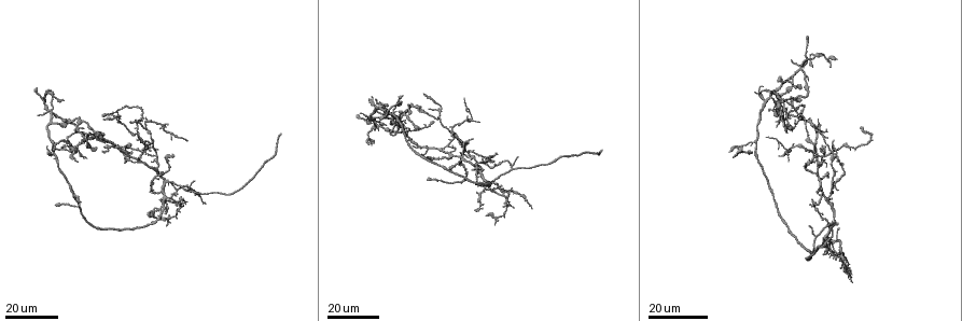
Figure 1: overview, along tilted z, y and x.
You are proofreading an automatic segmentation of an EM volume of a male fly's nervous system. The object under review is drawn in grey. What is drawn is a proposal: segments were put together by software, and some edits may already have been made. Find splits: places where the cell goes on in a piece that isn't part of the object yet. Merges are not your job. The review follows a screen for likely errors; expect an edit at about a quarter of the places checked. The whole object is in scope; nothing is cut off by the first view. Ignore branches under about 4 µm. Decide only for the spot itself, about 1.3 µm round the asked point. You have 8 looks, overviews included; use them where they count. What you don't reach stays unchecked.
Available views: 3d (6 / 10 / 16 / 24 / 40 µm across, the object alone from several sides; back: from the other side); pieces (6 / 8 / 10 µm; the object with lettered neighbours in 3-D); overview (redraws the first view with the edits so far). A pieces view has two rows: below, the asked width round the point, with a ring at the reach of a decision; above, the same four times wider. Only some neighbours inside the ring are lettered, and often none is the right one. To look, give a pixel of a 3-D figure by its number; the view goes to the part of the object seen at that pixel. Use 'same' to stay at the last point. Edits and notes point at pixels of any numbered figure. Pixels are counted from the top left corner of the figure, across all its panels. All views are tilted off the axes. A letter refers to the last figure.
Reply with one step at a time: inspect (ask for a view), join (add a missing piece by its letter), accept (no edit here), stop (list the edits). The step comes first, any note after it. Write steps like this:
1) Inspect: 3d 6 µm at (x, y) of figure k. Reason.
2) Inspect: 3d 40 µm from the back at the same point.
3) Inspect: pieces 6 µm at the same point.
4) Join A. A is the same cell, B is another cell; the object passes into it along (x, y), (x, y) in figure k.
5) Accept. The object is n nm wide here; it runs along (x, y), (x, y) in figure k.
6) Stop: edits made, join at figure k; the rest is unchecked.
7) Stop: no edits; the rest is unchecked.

Inspect: 3d 16 µm at (114, 143) of figure 1. Tapers out.

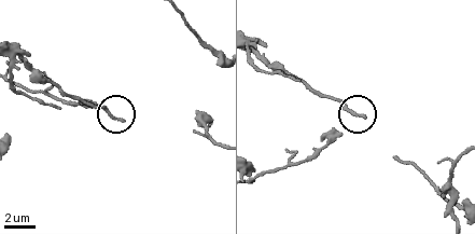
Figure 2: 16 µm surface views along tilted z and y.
Inspect: pieces 10 µm at (366, 117) of figure 2. See the neighbours.

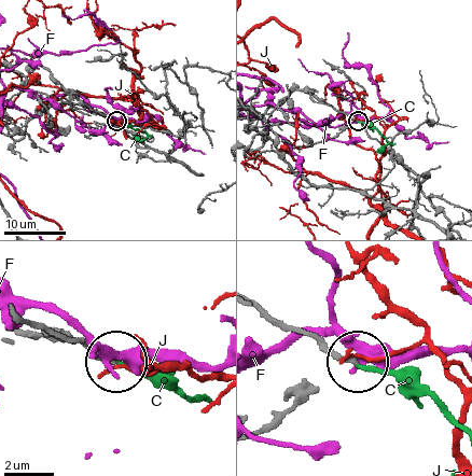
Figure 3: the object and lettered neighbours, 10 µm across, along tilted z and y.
Join C. C is the same cell, F and J are other cells; the object passes into it along (341, 111), (374, 127), (388, 143), (377, 152) in figure 3; it goes on there.

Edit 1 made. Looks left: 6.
Inspect: overview.

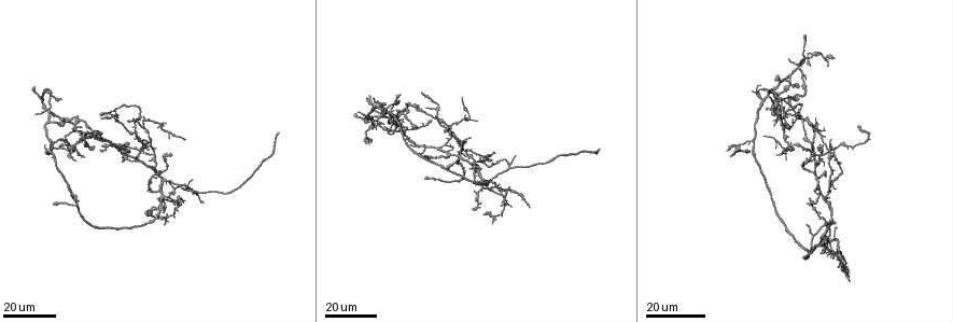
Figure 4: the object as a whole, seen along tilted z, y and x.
Inspect: 3d 24 µm at (81, 126) of figure 4. Tapers out.

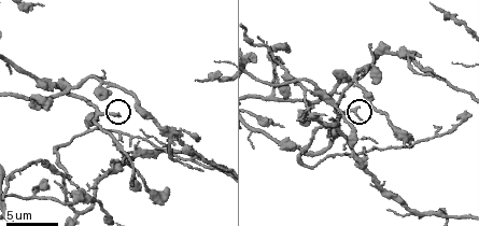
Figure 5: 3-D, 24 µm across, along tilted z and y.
Inspect: 3d 6 µm at (358, 119) of figure 5. Closer look.

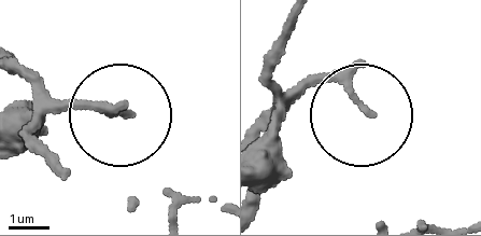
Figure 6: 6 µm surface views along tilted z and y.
Inspect: pieces 6 µm at (124, 113) of figure 6. What lies round it.

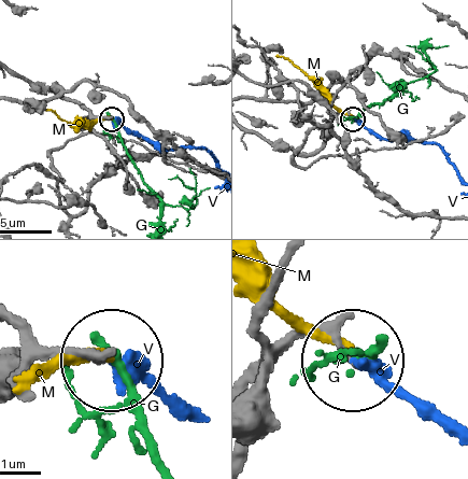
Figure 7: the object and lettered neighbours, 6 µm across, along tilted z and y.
Accept. G, M and V are other cells; none of them fits.

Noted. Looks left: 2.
Inspect: 3d 24 µm at (144, 213) of figure 4. Branch stops here.

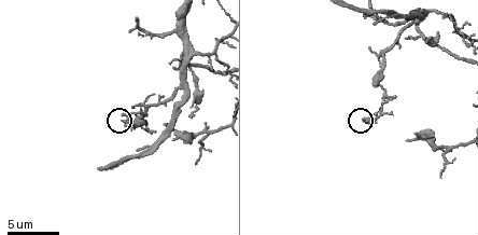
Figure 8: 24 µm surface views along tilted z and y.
Inspect: pieces 8 µm at (121, 113) of figure 8. What lies round it.

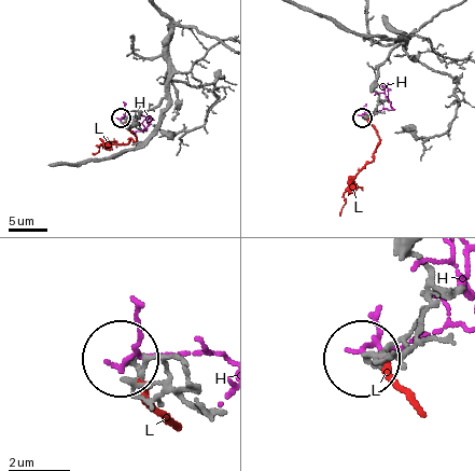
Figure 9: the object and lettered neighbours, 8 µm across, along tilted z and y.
Accept. H and L are other cells; it runs along (189, 372), (180, 359), (128, 357) in figure 9; none of them fits.

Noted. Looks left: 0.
Stop: edits made, join at figure 3; the rest is unchecked.

